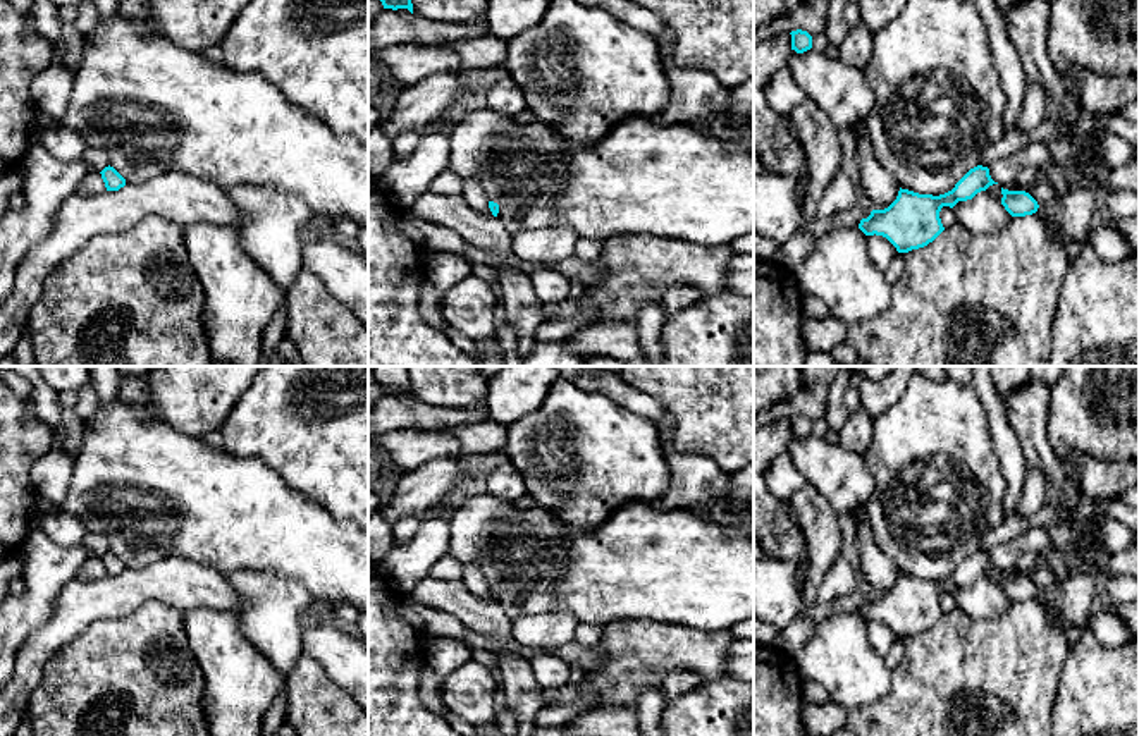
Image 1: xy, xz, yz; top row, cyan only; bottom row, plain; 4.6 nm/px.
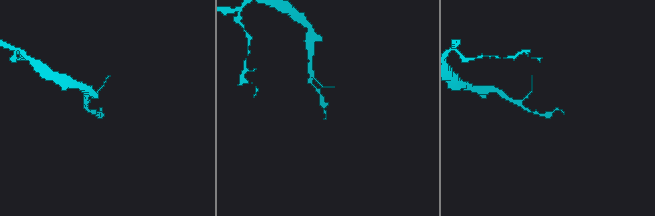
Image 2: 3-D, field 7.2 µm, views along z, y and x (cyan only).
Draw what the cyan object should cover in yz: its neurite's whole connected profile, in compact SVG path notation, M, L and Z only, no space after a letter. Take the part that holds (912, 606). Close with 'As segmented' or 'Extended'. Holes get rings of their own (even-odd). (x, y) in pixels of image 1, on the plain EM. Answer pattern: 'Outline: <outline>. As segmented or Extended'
Outline: M977 550L951 576L939 581L900 573L896 585L884 595L872 595L867 604L860 605L859 614L865 621L886 623L898 638L919 635L945 616L939 604L943 592L953 593L958 586L972 585L993 569L998 567L991 564L989 554Z. As segmented

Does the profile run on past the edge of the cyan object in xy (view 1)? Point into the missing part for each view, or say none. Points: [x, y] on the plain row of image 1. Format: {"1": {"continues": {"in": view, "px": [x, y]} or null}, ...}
{"1": {"continues": null}}

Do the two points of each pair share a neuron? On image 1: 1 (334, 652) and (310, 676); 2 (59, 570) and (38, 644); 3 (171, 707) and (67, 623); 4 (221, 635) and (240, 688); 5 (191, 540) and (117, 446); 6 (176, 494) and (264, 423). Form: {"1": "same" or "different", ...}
{"1": "different", "2": "different", "3": "different", "4": "same", "5": "same", "6": "different"}

